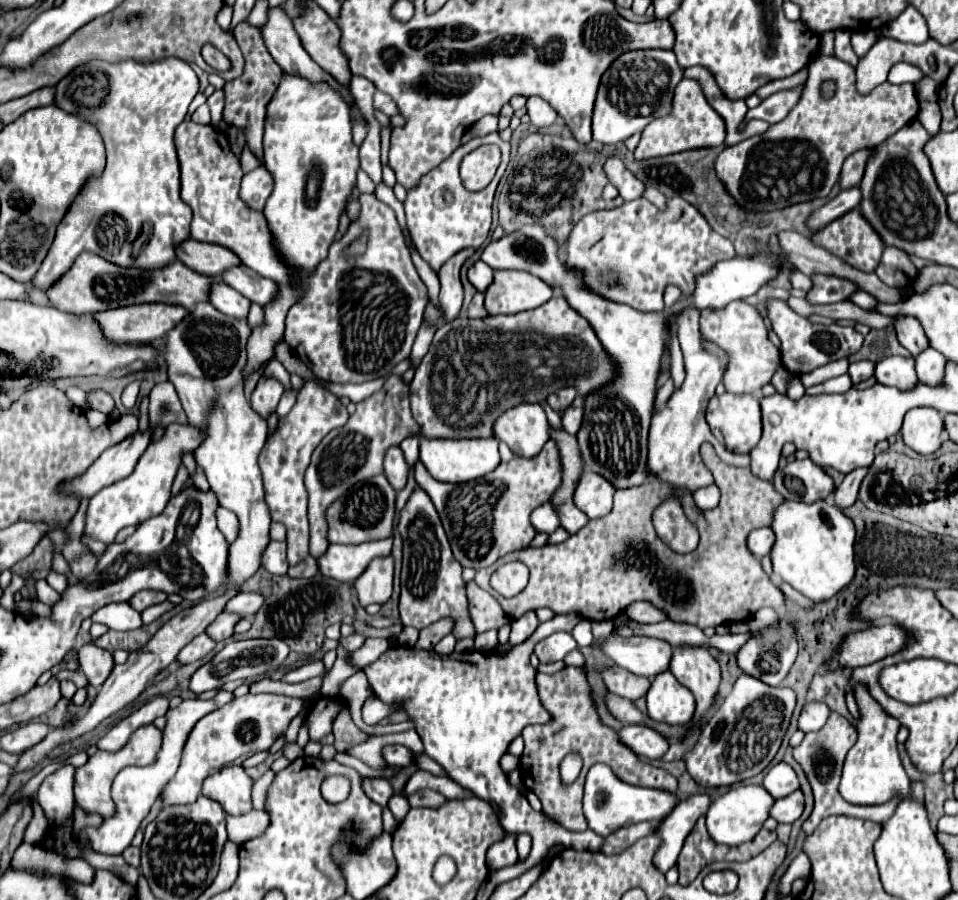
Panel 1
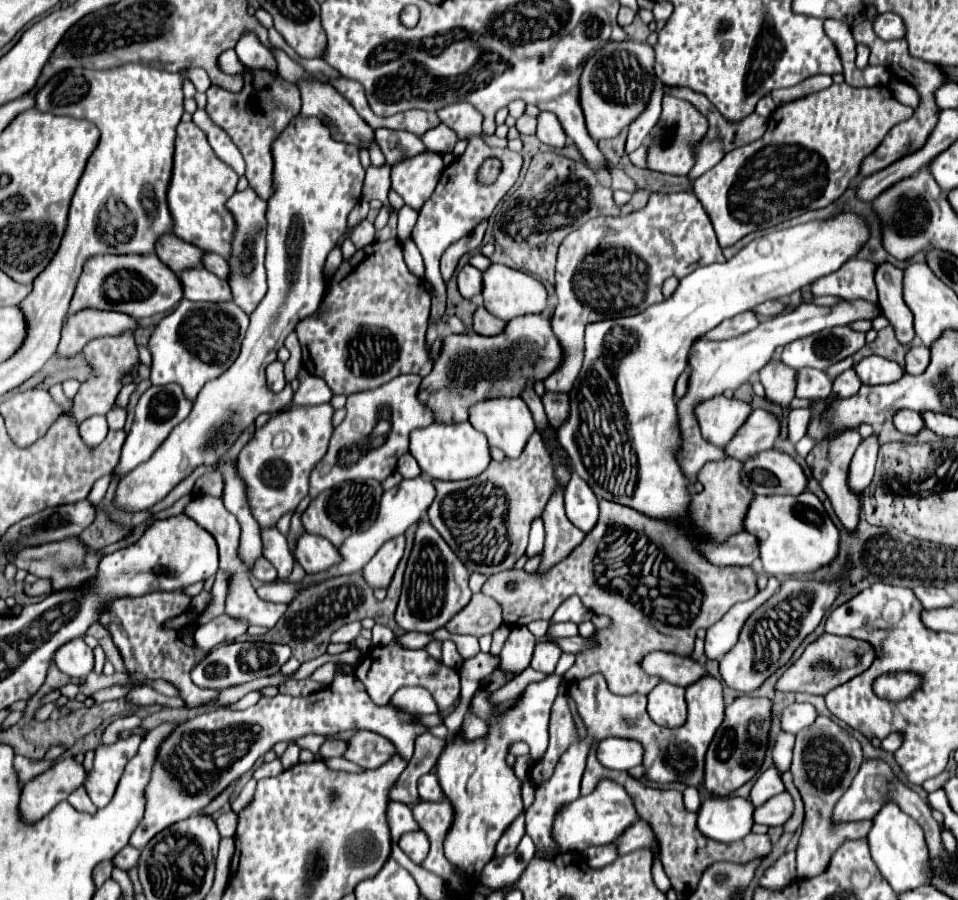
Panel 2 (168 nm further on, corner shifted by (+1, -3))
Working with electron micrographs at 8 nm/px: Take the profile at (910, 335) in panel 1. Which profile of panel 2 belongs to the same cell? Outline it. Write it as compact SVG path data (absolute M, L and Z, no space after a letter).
M881 263L877 265L875 269L875 285L877 285L877 291L879 291L879 305L883 307L883 315L891 321L891 325L895 327L895 333L897 333L897 339L901 343L911 343L913 337L915 337L915 331L913 331L913 317L911 317L911 311L909 307L905 305L903 301L903 271L897 269L895 265L891 263Z

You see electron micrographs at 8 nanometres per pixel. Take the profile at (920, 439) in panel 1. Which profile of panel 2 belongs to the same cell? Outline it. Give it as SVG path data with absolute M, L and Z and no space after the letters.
M901 409L893 415L893 425L901 431L901 433L907 433L907 435L915 435L923 429L923 417L911 409Z

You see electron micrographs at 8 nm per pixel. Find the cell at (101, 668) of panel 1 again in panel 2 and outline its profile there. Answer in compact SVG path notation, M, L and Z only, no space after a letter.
M71 639L53 655L57 669L69 677L83 677L93 669L93 649L81 639Z

